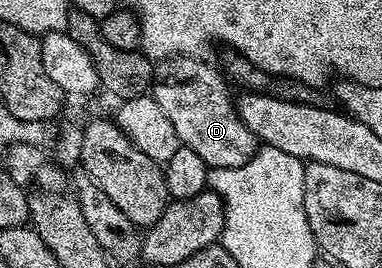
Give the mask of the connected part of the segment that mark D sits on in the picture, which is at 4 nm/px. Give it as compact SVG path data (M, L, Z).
M174 57L165 64L166 71L159 70L154 76L152 94L156 105L164 109L181 146L192 149L204 157L206 166L239 167L259 150L260 143L240 121L235 96L230 96L221 75L198 57Z

